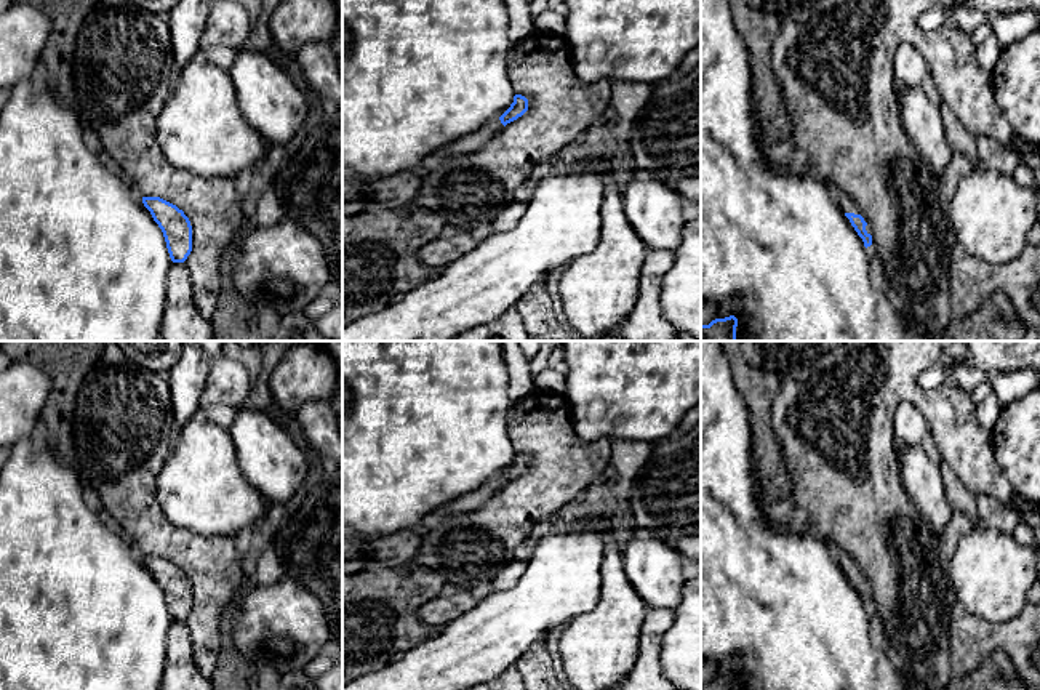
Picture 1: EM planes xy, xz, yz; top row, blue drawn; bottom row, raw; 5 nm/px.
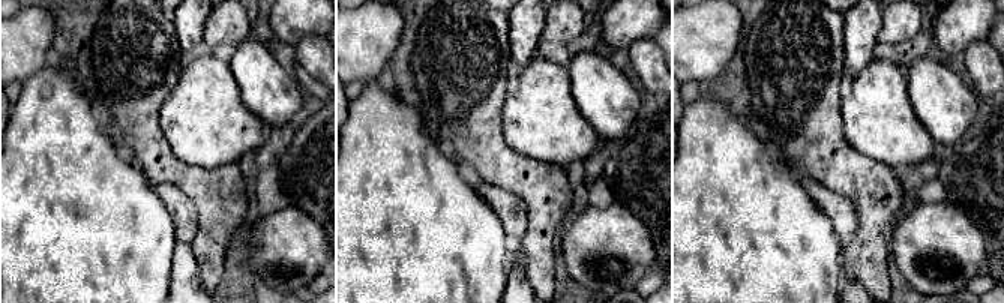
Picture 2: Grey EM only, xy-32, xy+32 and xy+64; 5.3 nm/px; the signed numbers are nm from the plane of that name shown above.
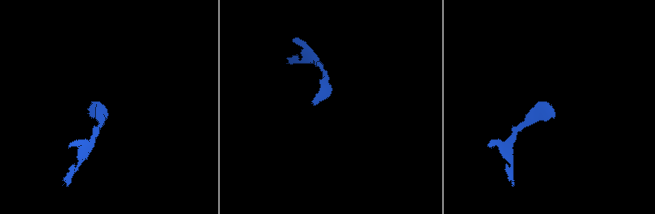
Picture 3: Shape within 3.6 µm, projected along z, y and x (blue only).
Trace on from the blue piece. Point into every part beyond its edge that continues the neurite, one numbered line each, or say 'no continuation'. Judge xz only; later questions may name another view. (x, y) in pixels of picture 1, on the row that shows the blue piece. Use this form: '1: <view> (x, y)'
1: xz (471, 143)

